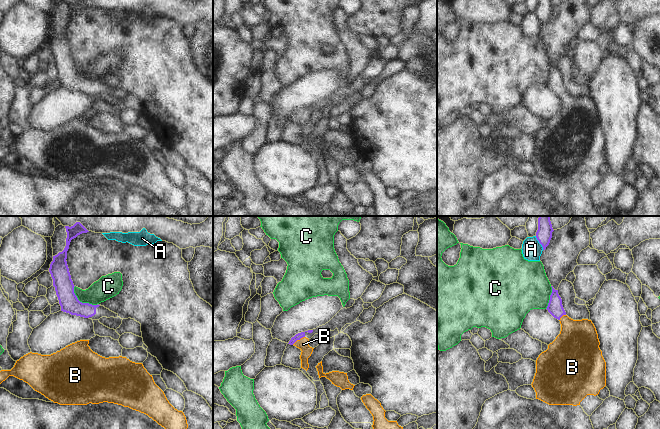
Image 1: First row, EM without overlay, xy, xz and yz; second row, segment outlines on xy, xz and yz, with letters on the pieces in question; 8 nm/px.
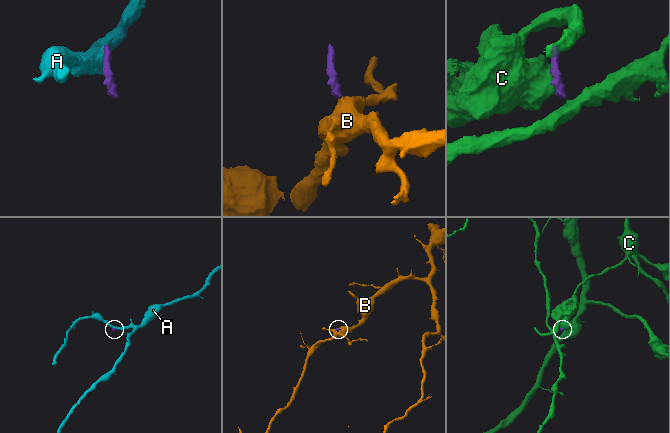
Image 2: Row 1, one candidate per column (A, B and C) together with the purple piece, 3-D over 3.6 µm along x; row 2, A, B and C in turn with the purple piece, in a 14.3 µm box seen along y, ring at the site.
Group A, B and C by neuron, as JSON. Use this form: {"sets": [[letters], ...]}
{"sets": [["A"], ["B"], ["C"]]}

